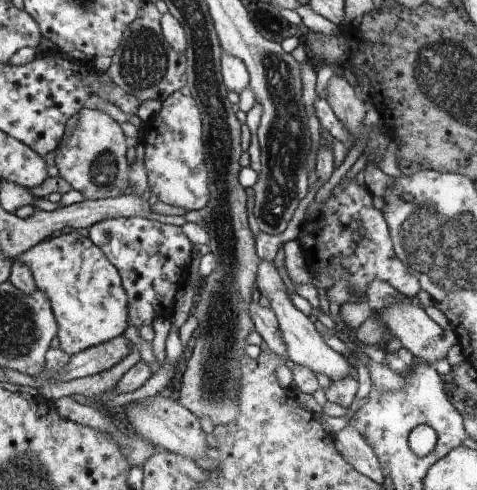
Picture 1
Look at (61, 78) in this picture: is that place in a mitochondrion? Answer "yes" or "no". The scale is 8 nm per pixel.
no

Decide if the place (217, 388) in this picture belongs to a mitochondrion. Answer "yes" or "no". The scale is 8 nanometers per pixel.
yes

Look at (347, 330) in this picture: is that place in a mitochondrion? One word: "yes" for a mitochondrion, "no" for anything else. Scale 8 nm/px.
no

